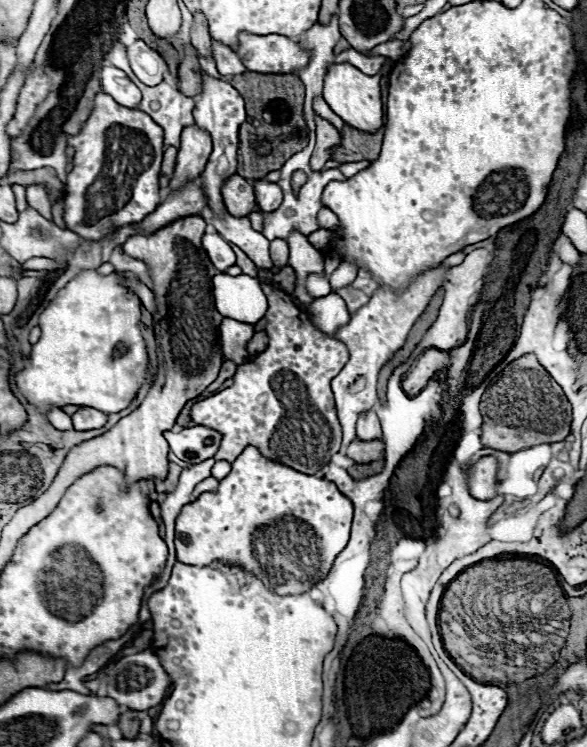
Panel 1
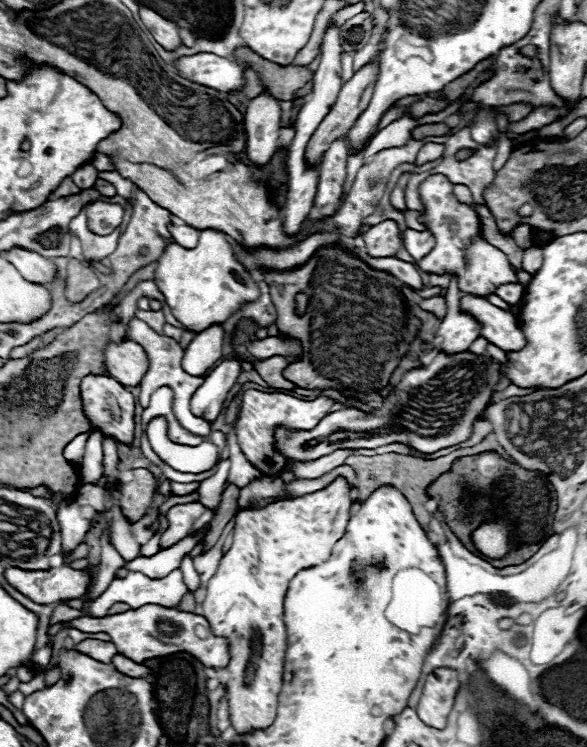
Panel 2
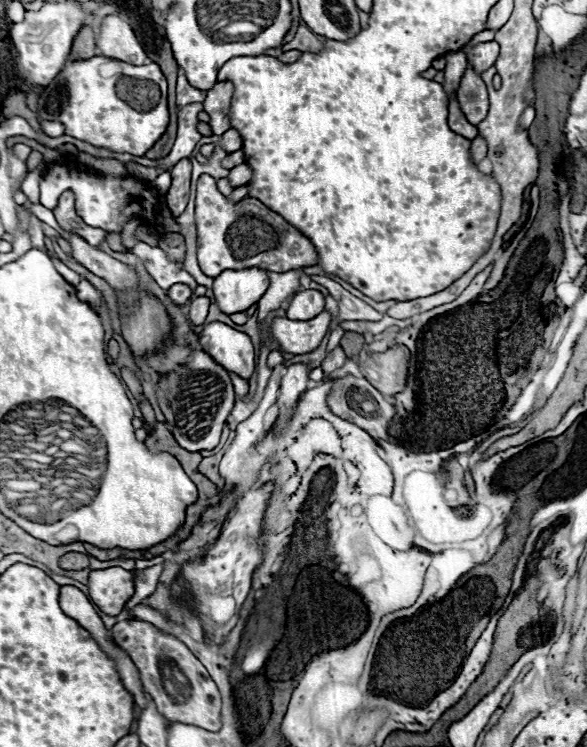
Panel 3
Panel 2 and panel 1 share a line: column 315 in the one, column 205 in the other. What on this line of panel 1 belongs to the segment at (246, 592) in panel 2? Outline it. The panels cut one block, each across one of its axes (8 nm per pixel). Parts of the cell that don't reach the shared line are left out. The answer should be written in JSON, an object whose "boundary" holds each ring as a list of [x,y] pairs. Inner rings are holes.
{"boundary":[[[246,448],[216,492],[204,492],[180,510],[176,518],[176,560],[190,566],[214,562],[240,566],[280,596],[304,594],[310,590],[308,584],[328,576],[336,556],[346,548],[350,522],[352,502],[332,482],[292,472],[282,464],[264,460],[256,448]],[[284,516],[294,516],[310,528],[278,528],[278,540],[260,540],[260,554],[256,554],[258,530]]]}

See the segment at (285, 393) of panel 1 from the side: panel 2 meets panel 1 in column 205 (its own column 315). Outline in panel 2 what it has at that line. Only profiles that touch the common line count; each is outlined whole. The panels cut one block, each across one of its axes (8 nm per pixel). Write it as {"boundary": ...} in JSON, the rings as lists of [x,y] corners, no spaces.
{"boundary":[[[248,388],[242,396],[242,410],[240,410],[238,428],[236,428],[238,444],[240,444],[242,452],[248,456],[248,460],[252,464],[256,464],[262,474],[276,476],[282,468],[286,468],[290,464],[290,460],[272,450],[272,428],[276,424],[286,424],[286,426],[298,428],[298,430],[312,430],[328,414],[328,410],[332,406],[334,406],[334,402],[326,396],[320,396],[316,400],[300,400],[300,398],[294,398],[288,394],[280,394],[280,392],[270,394],[270,392],[260,392],[260,390]]]}

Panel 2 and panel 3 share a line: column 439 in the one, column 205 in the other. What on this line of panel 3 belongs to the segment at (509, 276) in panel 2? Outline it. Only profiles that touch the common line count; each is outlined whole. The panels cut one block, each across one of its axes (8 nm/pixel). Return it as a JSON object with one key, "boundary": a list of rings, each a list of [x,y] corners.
{"boundary":[[[204,174],[198,180],[196,190],[196,230],[198,230],[198,262],[206,276],[218,276],[224,268],[264,268],[270,272],[286,272],[292,268],[314,266],[318,262],[318,252],[314,250],[312,242],[292,224],[288,224],[280,214],[272,212],[266,204],[256,198],[242,198],[240,202],[228,200],[220,194],[216,186],[216,178]]]}

